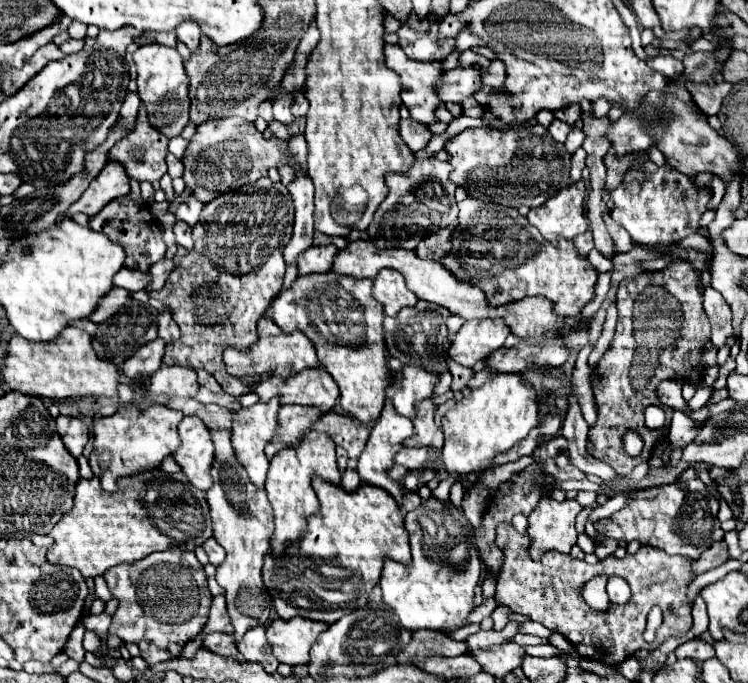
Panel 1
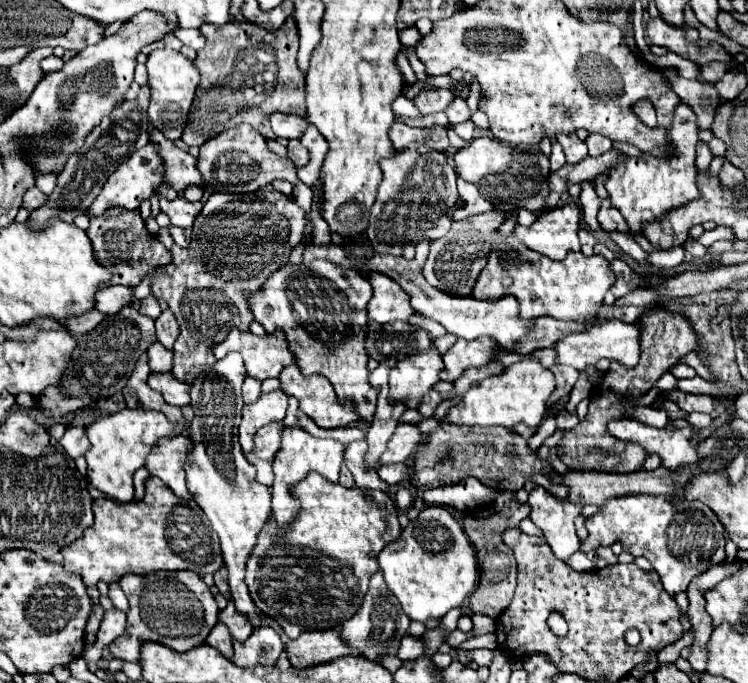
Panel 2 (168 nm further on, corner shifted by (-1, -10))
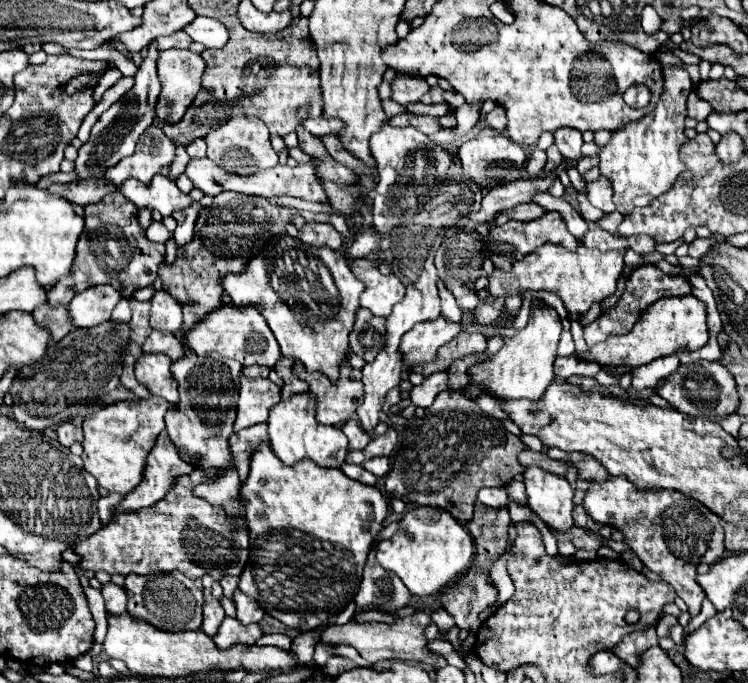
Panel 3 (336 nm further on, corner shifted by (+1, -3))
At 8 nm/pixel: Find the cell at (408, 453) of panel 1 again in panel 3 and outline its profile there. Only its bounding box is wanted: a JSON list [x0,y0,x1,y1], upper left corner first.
[363,458,391,478]

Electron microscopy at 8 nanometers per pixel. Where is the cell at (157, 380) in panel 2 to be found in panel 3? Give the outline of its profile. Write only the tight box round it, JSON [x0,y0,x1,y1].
[135,354,179,404]

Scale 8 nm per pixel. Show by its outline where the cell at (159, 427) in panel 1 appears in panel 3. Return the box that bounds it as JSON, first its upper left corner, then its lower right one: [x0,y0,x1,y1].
[83,396,169,494]

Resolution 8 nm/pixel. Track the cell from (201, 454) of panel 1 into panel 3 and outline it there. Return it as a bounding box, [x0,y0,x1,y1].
[119,432,193,512]

